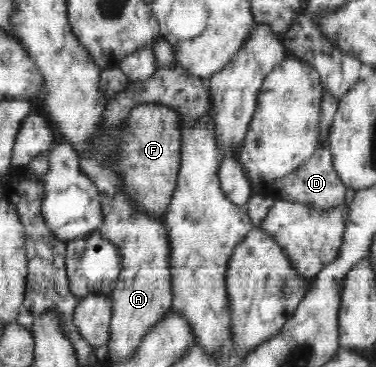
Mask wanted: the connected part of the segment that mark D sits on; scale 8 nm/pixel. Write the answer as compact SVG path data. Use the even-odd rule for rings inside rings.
M323 90L320 106L320 145L315 150L314 156L309 158L303 166L299 166L292 173L286 174L283 178L278 178L279 180L273 183L272 198L275 201L287 200L305 205L315 205L319 209L332 209L344 202L346 187L333 168L329 143L331 126L335 118L335 113L337 112L338 101L331 93Z

